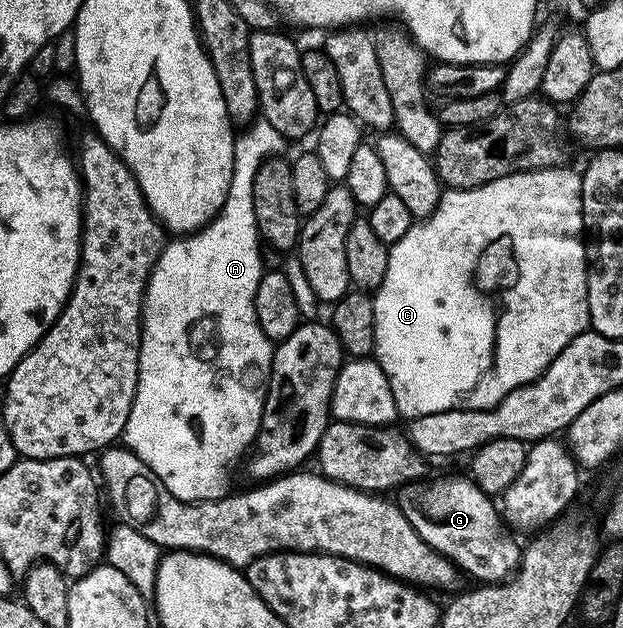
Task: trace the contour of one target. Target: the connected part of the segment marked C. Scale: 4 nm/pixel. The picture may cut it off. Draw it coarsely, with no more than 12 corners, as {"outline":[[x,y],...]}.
{"outline":[[581,177],[441,193],[389,245],[402,417],[494,408],[590,327]]}

